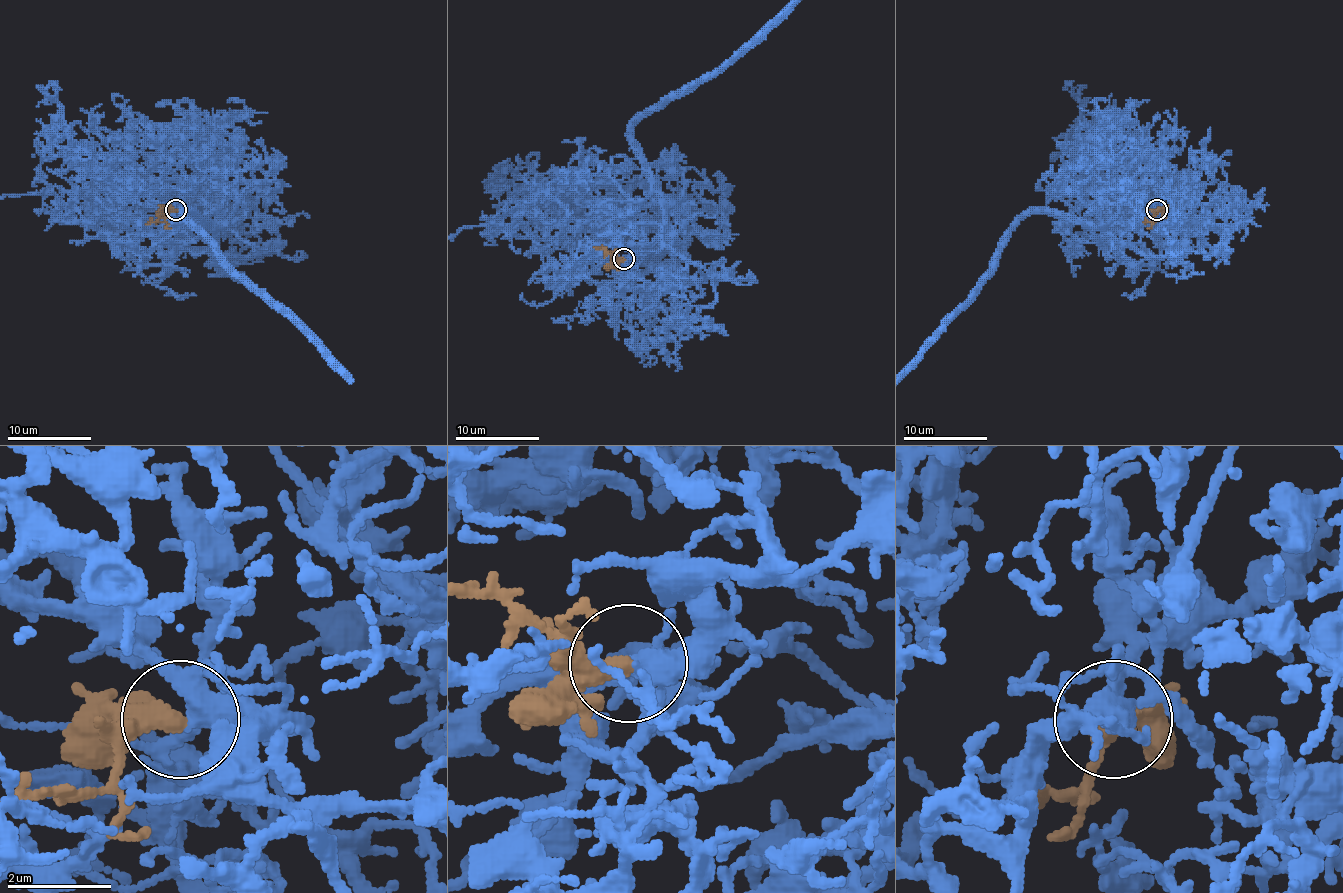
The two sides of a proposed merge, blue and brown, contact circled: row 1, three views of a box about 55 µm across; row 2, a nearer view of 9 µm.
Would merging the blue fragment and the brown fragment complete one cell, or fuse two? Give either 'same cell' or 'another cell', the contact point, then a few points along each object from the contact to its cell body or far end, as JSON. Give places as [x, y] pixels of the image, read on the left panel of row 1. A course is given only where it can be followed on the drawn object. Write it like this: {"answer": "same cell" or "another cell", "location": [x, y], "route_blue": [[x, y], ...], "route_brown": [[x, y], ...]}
{"answer": "same cell", "location": [175, 210], "route_brown": [[175, 209], [162, 222], [145, 224]]}

